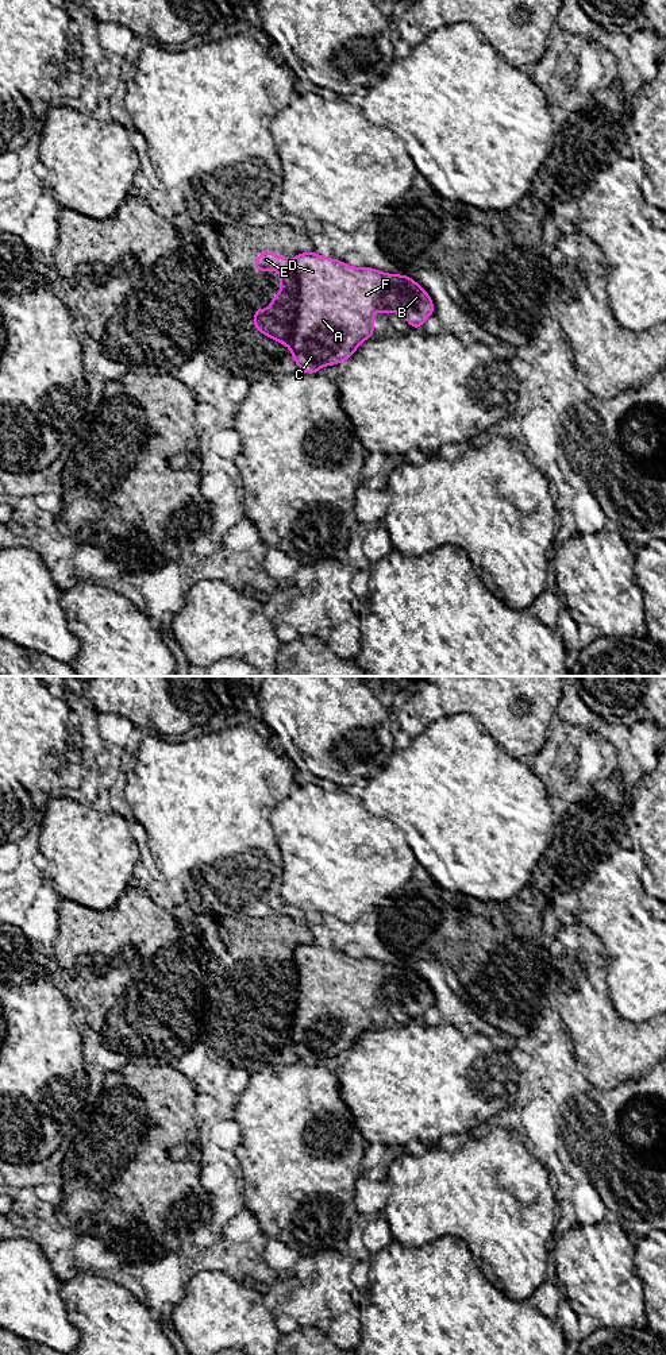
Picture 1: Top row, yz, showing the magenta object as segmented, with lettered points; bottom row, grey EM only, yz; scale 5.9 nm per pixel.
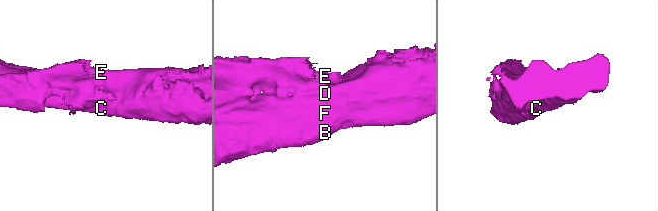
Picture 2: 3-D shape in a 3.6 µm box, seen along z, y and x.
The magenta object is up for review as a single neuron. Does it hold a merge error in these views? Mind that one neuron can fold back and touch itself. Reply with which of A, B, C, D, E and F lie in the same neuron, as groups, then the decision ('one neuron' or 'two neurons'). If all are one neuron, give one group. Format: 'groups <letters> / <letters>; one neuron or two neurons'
groups A B C D F / E; two neurons

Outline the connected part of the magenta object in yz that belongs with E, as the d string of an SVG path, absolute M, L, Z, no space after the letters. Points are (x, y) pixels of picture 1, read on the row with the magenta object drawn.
M263 248L259 256L254 260L251 269L263 271L280 271L278 282L286 289L290 296L292 308L296 308L294 296L297 293L297 277L293 271L293 262L286 262L282 255L272 254L267 248Z

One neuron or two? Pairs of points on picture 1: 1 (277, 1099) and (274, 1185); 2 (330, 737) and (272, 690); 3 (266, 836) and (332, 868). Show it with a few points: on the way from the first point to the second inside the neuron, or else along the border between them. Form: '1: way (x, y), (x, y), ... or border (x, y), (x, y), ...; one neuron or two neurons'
1: way (277, 1120), (277, 1164); one neuron
2: way (316, 722), (287, 693); one neuron
3: border (272, 810), (270, 826), (283, 864); two neurons

